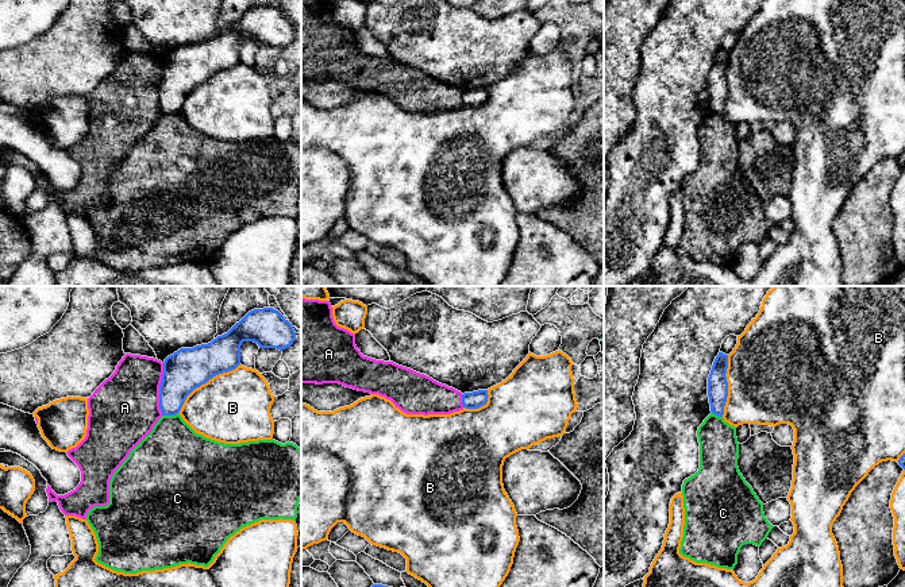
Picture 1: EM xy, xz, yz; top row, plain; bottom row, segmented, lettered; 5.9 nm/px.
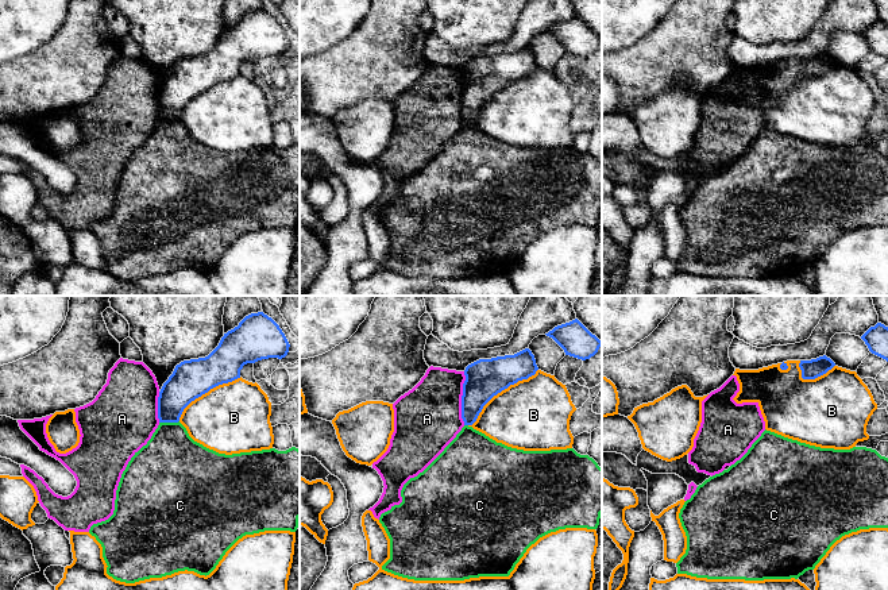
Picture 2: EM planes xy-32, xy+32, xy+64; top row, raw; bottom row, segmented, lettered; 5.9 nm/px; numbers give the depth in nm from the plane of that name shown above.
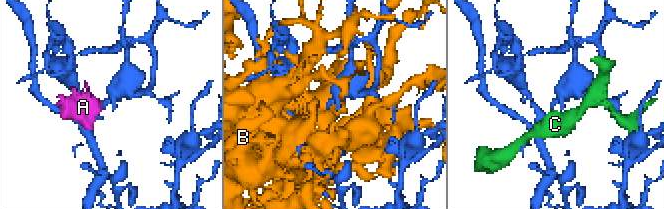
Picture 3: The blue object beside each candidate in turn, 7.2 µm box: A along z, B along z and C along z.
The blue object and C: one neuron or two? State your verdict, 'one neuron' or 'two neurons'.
two neurons

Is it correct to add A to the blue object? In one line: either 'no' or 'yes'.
no

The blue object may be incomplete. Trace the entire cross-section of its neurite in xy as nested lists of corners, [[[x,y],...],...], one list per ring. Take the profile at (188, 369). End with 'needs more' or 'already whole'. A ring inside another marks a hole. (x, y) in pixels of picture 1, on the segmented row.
[[[254,309],[227,333],[208,344],[181,348],[163,362],[159,386],[162,416],[180,413],[186,397],[213,376],[235,370],[240,364],[240,345],[254,341],[259,348],[290,347],[296,340],[292,324],[273,309]]]; already whole

